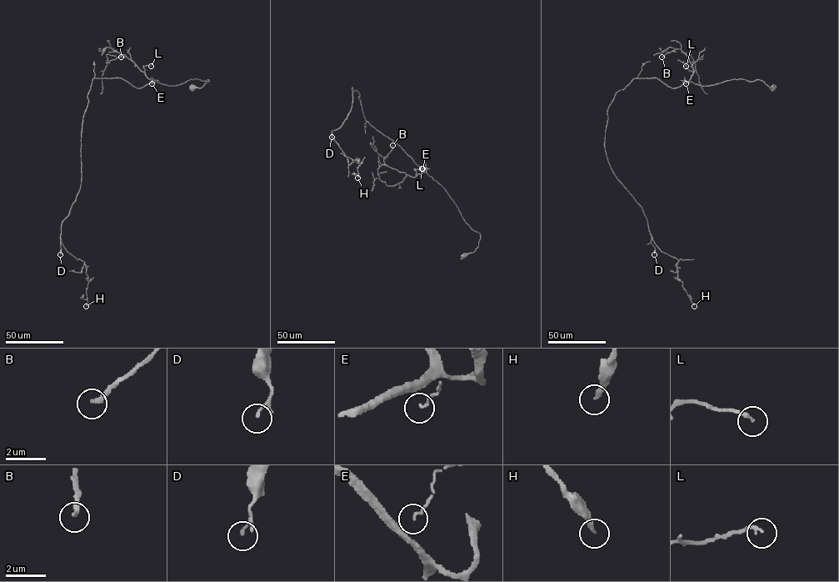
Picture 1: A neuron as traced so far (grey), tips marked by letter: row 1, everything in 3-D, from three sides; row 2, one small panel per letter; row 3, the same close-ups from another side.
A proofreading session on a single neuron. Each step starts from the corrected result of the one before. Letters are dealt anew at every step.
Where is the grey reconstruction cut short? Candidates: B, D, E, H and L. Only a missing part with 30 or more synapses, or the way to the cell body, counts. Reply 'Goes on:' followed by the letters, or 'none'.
Goes on: none

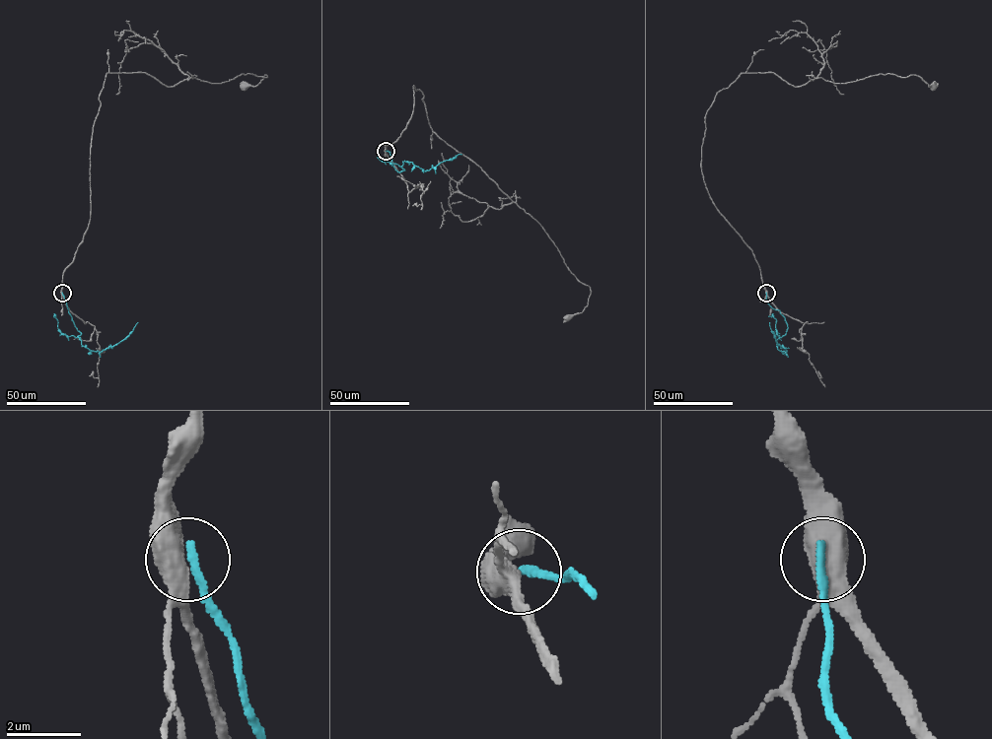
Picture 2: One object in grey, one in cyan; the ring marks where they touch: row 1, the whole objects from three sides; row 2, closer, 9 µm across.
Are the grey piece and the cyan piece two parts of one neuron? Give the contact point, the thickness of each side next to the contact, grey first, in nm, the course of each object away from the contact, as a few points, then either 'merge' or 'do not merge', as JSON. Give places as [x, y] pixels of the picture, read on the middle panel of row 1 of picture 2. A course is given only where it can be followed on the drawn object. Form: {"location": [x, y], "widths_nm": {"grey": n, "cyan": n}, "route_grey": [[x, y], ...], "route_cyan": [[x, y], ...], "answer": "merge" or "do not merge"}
{"location": [386, 151], "widths_nm": {"grey": 600, "cyan": 240}, "route_grey": [[386, 151], [410, 118], [413, 86], [432, 130], [534, 219], [590, 287], [588, 304], [567, 317]], "route_cyan": [[386, 151], [399, 171], [404, 170], [401, 167], [404, 161], [425, 171], [461, 155]], "answer": "do not merge"}

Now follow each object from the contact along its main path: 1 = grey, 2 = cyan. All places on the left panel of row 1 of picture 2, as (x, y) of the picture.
1: (62, 293), (90, 220), (91, 139), (106, 74), (146, 72), (168, 87), (267, 77), (244, 87)
2: (62, 293), (72, 320), (81, 334), (78, 337), (91, 351), (102, 351), (116, 345), (138, 322)

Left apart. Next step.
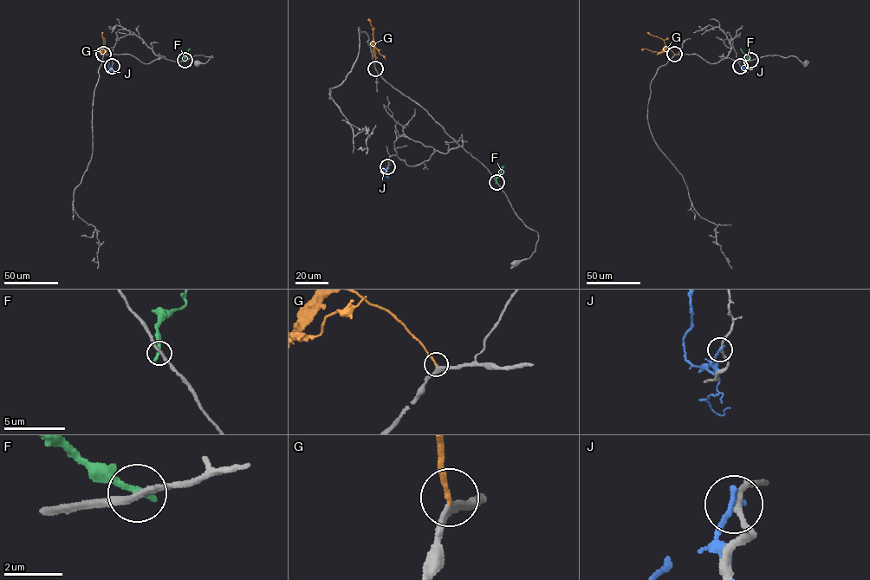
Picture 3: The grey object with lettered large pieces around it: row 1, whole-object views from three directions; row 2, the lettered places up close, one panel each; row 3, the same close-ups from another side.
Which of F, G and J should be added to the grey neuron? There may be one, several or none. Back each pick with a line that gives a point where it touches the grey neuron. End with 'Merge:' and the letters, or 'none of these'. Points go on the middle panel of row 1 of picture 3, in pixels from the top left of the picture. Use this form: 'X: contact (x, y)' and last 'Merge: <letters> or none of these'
G: contact (375, 68)
Merge: G

